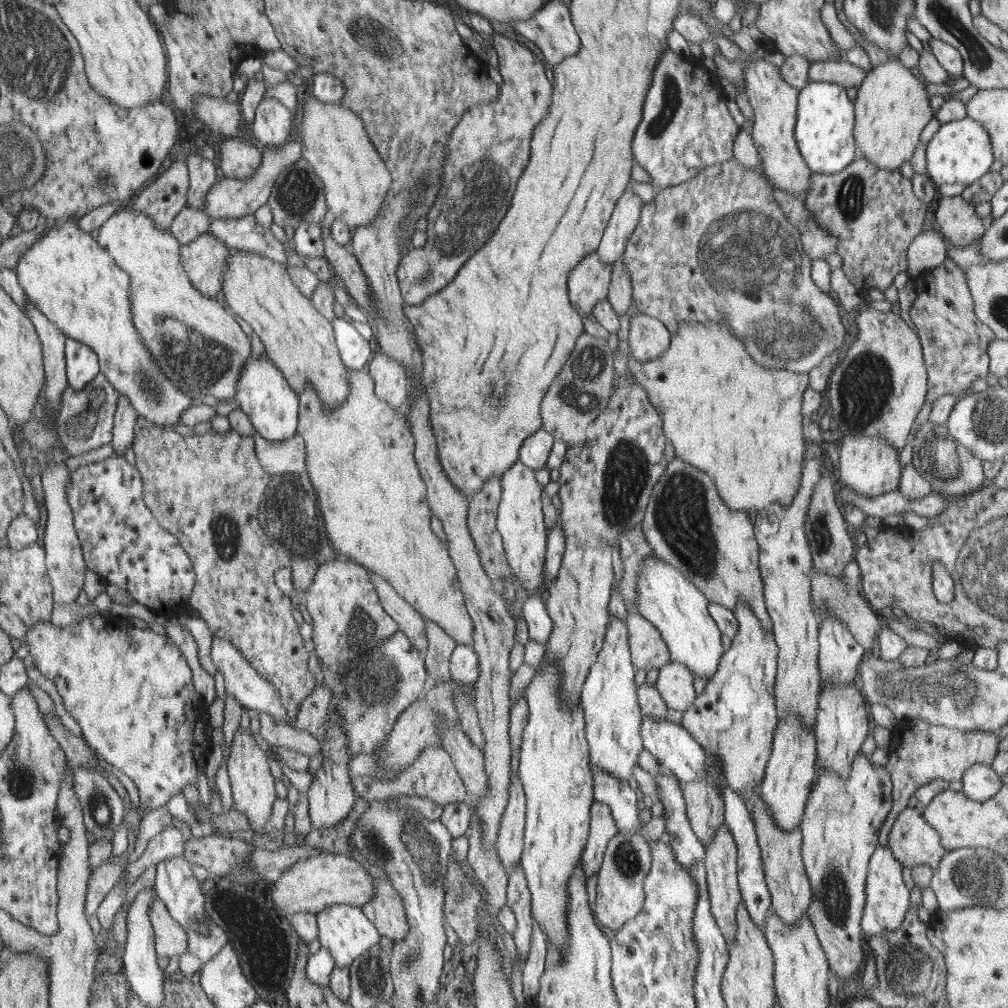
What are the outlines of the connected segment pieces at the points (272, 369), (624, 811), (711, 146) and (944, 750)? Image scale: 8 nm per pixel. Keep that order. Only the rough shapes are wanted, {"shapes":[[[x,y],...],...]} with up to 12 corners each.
{"shapes":[[[264,352],[235,401],[270,442],[297,434],[299,395]],[[600,768],[595,801],[606,803],[618,833],[640,830],[638,794]],[[661,53],[635,130],[655,190],[734,154],[722,92]],[[907,717],[884,768],[893,807],[879,830],[888,845],[908,799],[933,779],[962,780],[991,764],[999,733]]]}

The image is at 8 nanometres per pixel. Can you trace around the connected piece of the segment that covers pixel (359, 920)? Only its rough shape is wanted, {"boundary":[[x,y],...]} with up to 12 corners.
{"boundary":[[361,907],[316,914],[318,940],[350,967],[381,940]]}

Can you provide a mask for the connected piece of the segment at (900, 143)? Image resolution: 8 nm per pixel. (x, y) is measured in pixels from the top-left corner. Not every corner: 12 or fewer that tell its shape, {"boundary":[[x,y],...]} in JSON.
{"boundary":[[888,60],[853,104],[858,155],[900,171],[933,119],[924,82]]}

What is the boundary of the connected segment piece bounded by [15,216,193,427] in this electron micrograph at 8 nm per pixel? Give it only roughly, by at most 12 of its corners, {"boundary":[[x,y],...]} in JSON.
{"boundary":[[80,217],[18,262],[36,308],[92,348],[147,423],[180,422],[180,391],[134,325],[131,275]]}

